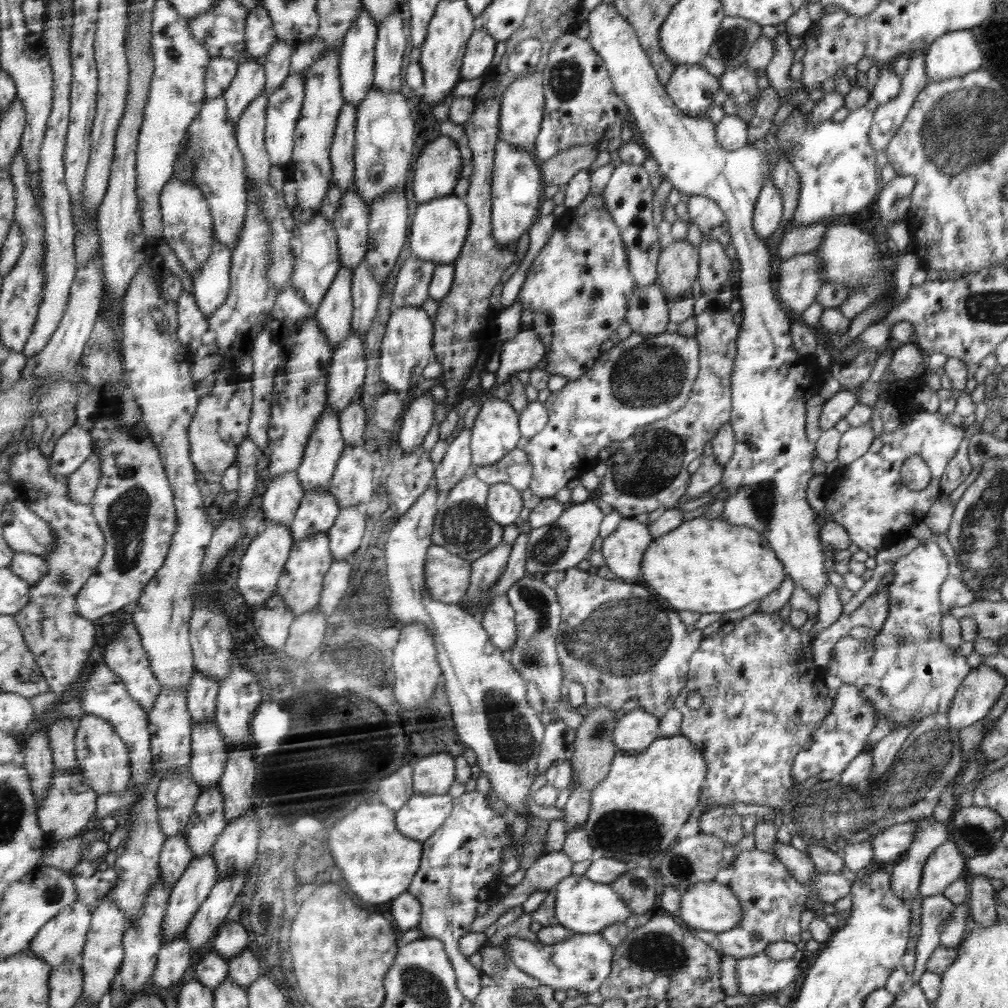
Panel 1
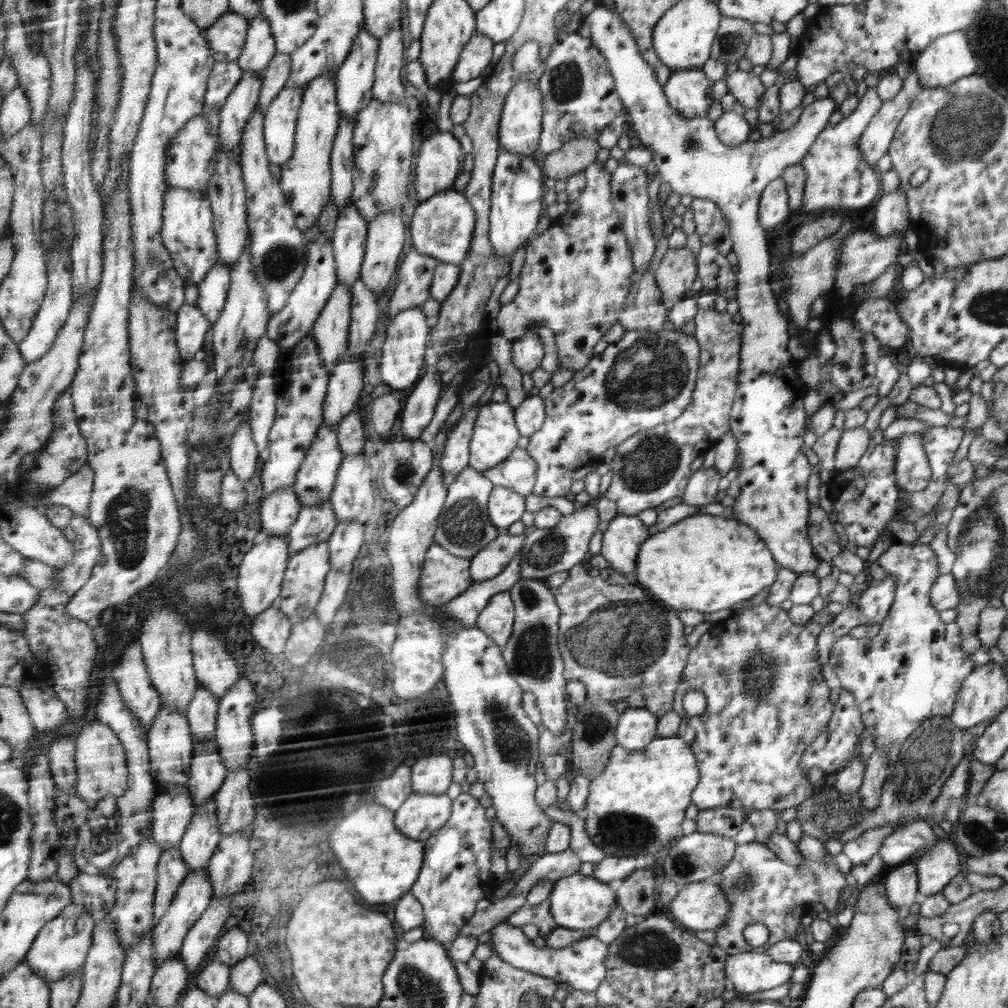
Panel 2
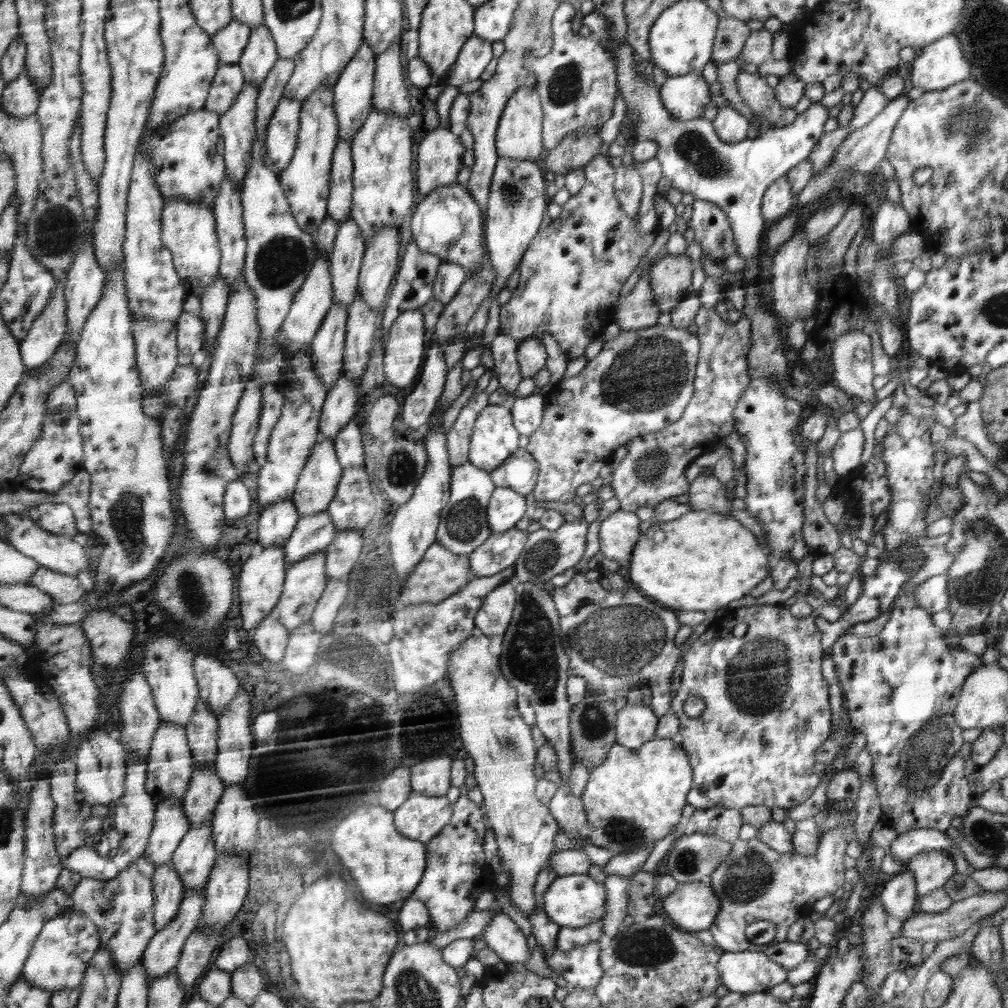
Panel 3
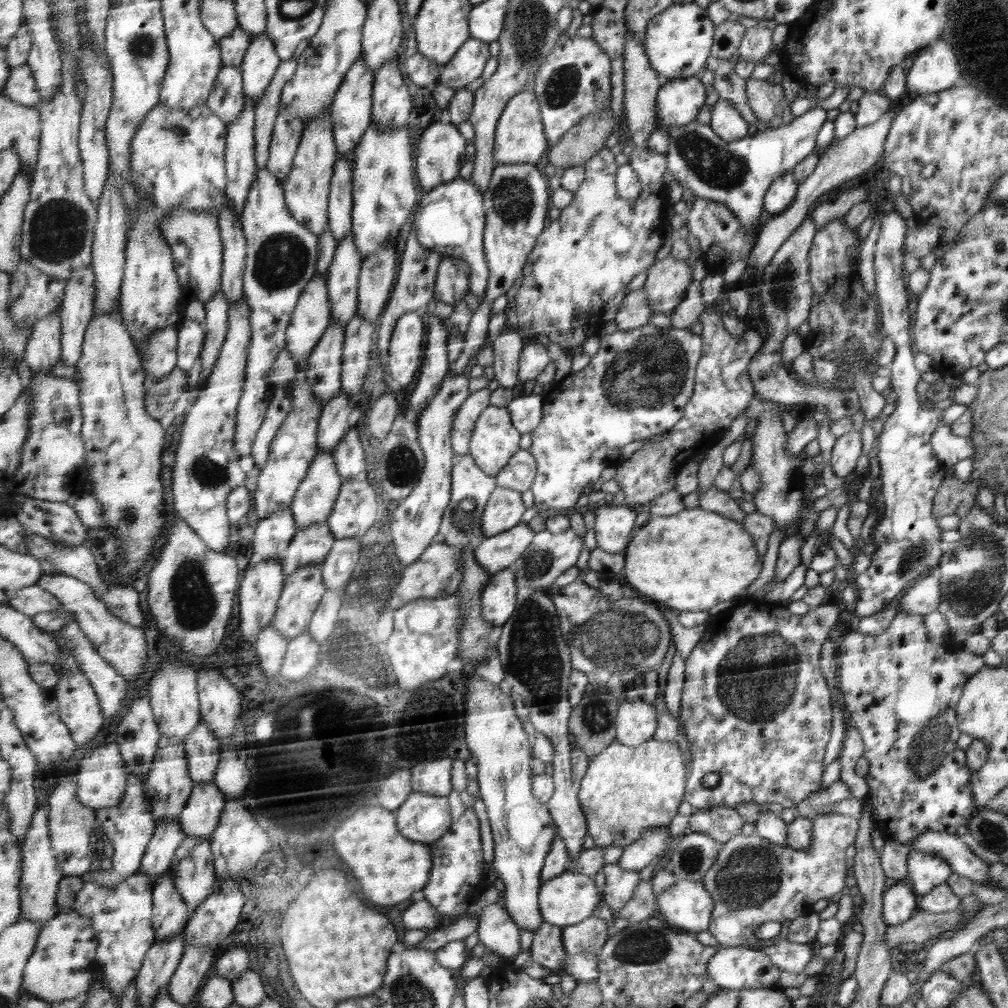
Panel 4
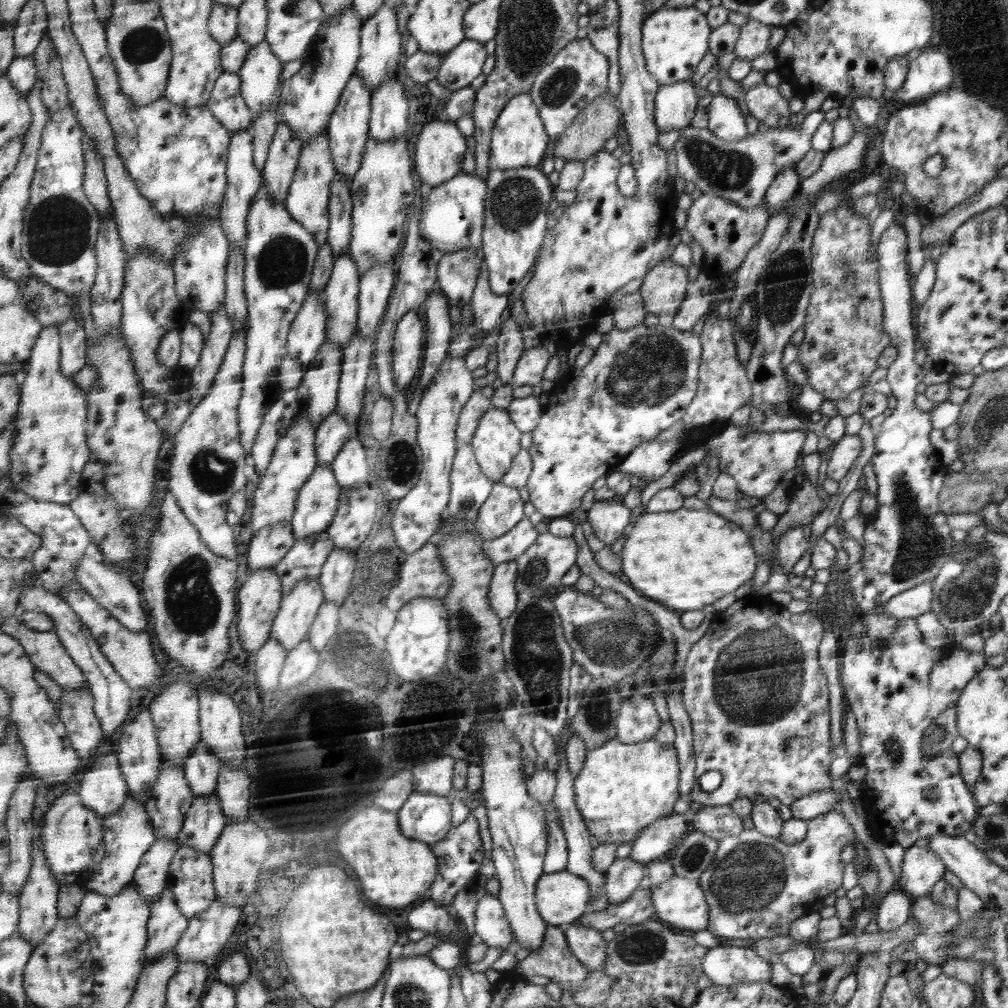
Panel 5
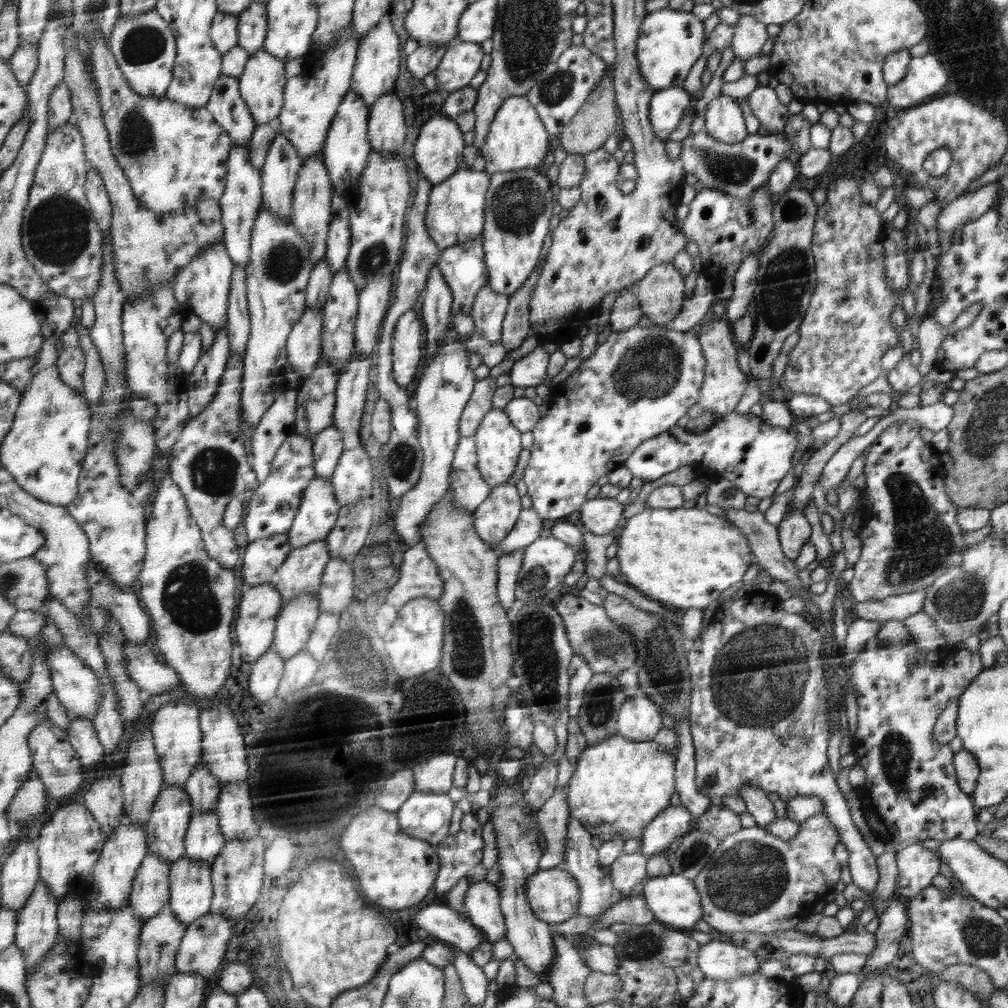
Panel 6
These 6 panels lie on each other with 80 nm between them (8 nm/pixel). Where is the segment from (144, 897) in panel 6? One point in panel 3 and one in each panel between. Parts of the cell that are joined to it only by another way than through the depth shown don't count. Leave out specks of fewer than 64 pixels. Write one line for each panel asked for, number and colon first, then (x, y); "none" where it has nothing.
3: (171, 823)
4: (168, 835)
5: (150, 877)

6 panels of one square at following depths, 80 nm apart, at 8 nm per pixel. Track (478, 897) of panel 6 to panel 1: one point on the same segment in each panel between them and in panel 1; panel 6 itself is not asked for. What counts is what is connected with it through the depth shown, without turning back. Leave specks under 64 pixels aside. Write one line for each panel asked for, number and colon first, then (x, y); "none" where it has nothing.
1: (584, 961)
2: (582, 965)
3: (501, 934)
4: (497, 931)
5: (491, 927)

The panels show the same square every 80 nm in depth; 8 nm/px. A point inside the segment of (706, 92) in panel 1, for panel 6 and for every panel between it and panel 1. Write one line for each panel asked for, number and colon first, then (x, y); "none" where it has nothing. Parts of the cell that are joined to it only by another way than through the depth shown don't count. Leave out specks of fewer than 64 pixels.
2: (689, 92)
3: (685, 96)
4: (678, 102)
5: (674, 104)
6: (667, 107)

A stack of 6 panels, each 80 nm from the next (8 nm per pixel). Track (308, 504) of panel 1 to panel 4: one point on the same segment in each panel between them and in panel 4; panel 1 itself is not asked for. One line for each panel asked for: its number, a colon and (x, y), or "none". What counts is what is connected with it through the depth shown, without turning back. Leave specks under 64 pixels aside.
2: (316, 523)
3: (315, 532)
4: (311, 544)

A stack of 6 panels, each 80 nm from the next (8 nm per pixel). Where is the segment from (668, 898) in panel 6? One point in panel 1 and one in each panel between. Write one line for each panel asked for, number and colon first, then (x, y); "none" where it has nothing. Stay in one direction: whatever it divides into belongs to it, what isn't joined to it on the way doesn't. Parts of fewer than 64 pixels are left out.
1: (714, 907)
2: (700, 906)
3: (694, 906)
4: (687, 905)
5: (681, 902)

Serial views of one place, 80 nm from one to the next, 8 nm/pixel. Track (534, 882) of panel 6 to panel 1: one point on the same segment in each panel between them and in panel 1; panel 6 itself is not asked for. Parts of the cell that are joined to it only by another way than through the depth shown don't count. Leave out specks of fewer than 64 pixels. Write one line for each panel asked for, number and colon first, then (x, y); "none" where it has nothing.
1: (581, 905)
2: (579, 902)
3: (575, 900)
4: (569, 898)
5: (562, 898)

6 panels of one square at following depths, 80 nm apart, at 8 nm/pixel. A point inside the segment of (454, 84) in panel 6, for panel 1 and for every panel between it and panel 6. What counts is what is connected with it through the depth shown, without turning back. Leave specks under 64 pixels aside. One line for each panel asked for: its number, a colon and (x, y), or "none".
1: (480, 48)
2: (476, 56)
3: (476, 53)
4: (465, 67)
5: (461, 66)

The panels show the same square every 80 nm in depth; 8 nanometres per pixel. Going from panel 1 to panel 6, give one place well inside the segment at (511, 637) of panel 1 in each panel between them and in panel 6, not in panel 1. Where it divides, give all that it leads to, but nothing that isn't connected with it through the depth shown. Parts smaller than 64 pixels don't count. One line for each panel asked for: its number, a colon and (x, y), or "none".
2: (497, 618)
3: (496, 612)
4: (498, 598)
5: (503, 597)
6: (509, 564)

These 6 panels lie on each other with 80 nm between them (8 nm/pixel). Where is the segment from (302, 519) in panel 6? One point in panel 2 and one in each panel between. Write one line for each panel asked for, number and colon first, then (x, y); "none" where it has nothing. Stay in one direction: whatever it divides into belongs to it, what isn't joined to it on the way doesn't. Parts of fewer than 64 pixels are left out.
2: (317, 477)
3: (318, 483)
4: (319, 490)
5: (318, 502)

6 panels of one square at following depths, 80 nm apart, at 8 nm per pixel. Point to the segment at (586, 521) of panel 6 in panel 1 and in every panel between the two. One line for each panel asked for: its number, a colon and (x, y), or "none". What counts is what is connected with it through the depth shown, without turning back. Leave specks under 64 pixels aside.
1: (624, 550)
2: (621, 542)
3: (619, 533)
4: (614, 525)
5: (608, 519)

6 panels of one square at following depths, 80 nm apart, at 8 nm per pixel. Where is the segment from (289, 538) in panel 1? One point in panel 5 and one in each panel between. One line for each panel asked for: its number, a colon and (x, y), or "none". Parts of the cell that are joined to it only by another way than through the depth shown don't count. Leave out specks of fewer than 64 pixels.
2: (261, 574)
3: (261, 580)
4: (262, 587)
5: (261, 596)

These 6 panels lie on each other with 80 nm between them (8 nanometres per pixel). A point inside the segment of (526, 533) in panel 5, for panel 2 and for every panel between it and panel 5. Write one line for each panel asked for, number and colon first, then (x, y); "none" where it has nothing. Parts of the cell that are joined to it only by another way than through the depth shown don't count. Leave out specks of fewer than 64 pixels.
2: (493, 558)
3: (499, 551)
4: (496, 552)

